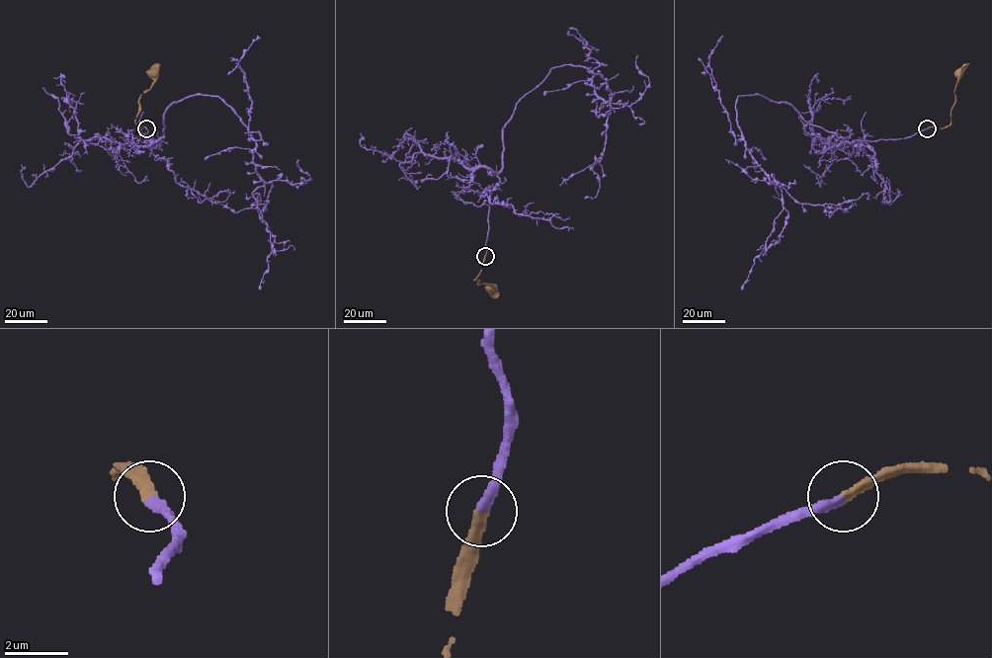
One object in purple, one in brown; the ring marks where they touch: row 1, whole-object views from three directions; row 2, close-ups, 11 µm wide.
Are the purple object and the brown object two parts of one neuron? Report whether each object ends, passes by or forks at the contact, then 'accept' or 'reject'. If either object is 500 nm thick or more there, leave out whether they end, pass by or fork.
purple ends | brown ends | accept

